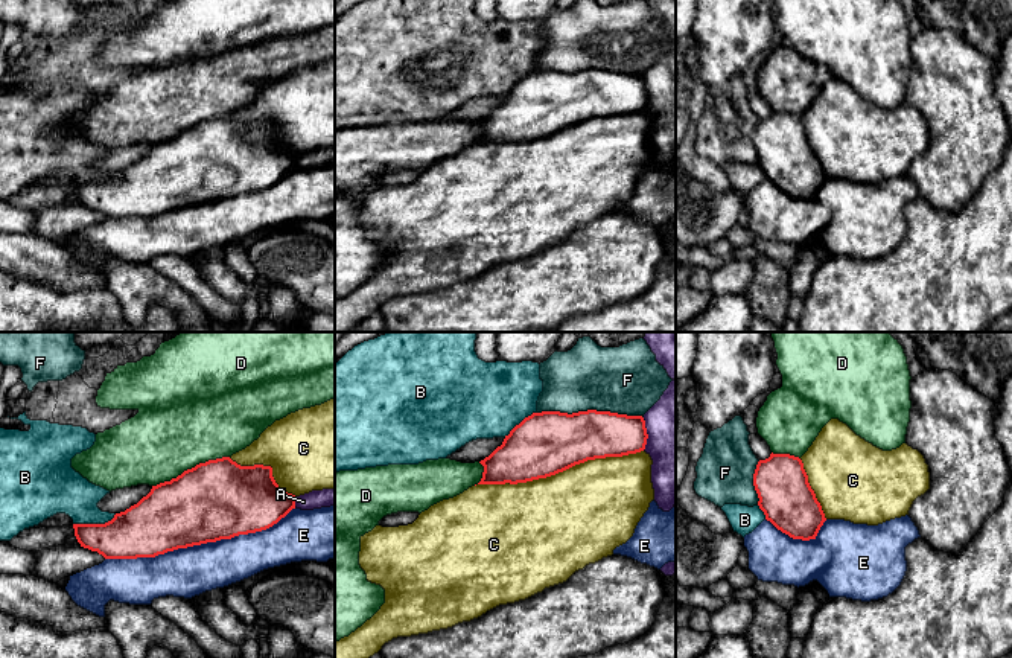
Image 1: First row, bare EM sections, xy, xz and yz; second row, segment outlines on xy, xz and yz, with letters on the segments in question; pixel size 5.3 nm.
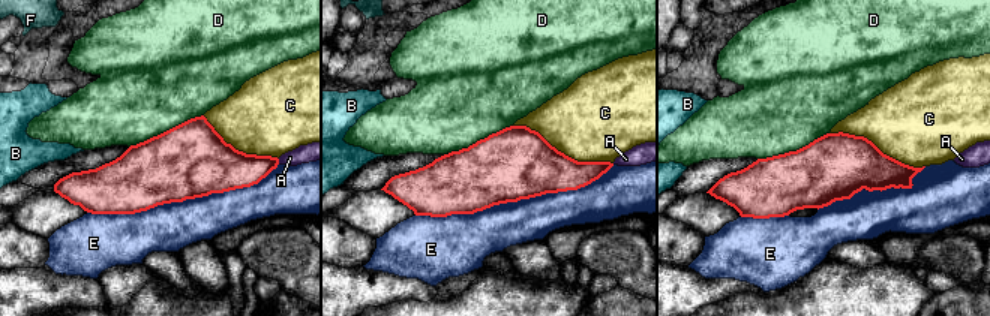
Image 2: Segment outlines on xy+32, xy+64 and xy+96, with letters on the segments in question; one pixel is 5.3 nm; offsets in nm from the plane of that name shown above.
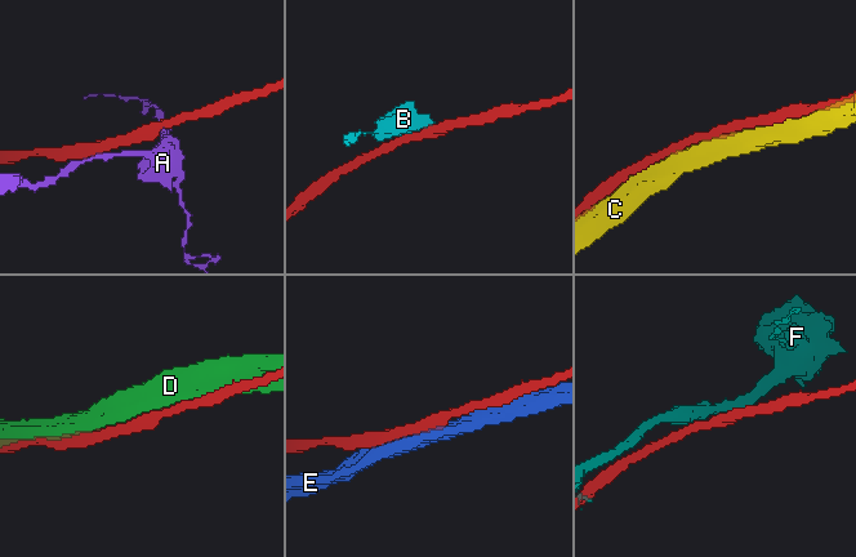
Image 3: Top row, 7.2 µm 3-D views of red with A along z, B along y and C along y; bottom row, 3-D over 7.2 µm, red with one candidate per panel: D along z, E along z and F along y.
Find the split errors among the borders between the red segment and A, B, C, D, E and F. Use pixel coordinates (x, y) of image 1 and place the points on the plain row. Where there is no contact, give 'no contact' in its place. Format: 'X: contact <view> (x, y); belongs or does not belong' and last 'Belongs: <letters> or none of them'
A: contact xz (647, 93); does not belong
B: contact xy (95, 183); does not belong
C: contact xz (559, 130); belongs
D: contact xy (192, 127); does not belong
E: contact xy (200, 203); does not belong
F: contact xz (591, 69); does not belong
Belongs: C

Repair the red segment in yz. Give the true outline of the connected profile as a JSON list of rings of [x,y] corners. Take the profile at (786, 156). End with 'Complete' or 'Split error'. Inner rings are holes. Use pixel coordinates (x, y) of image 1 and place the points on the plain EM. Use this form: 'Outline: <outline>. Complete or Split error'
Outline: [[[831,78],[800,117],[772,111],[759,119],[753,145],[767,180],[793,198],[810,200],[826,178],[878,184],[909,174],[913,160],[930,148],[930,131],[924,114],[907,102],[883,110]]]. Split error

